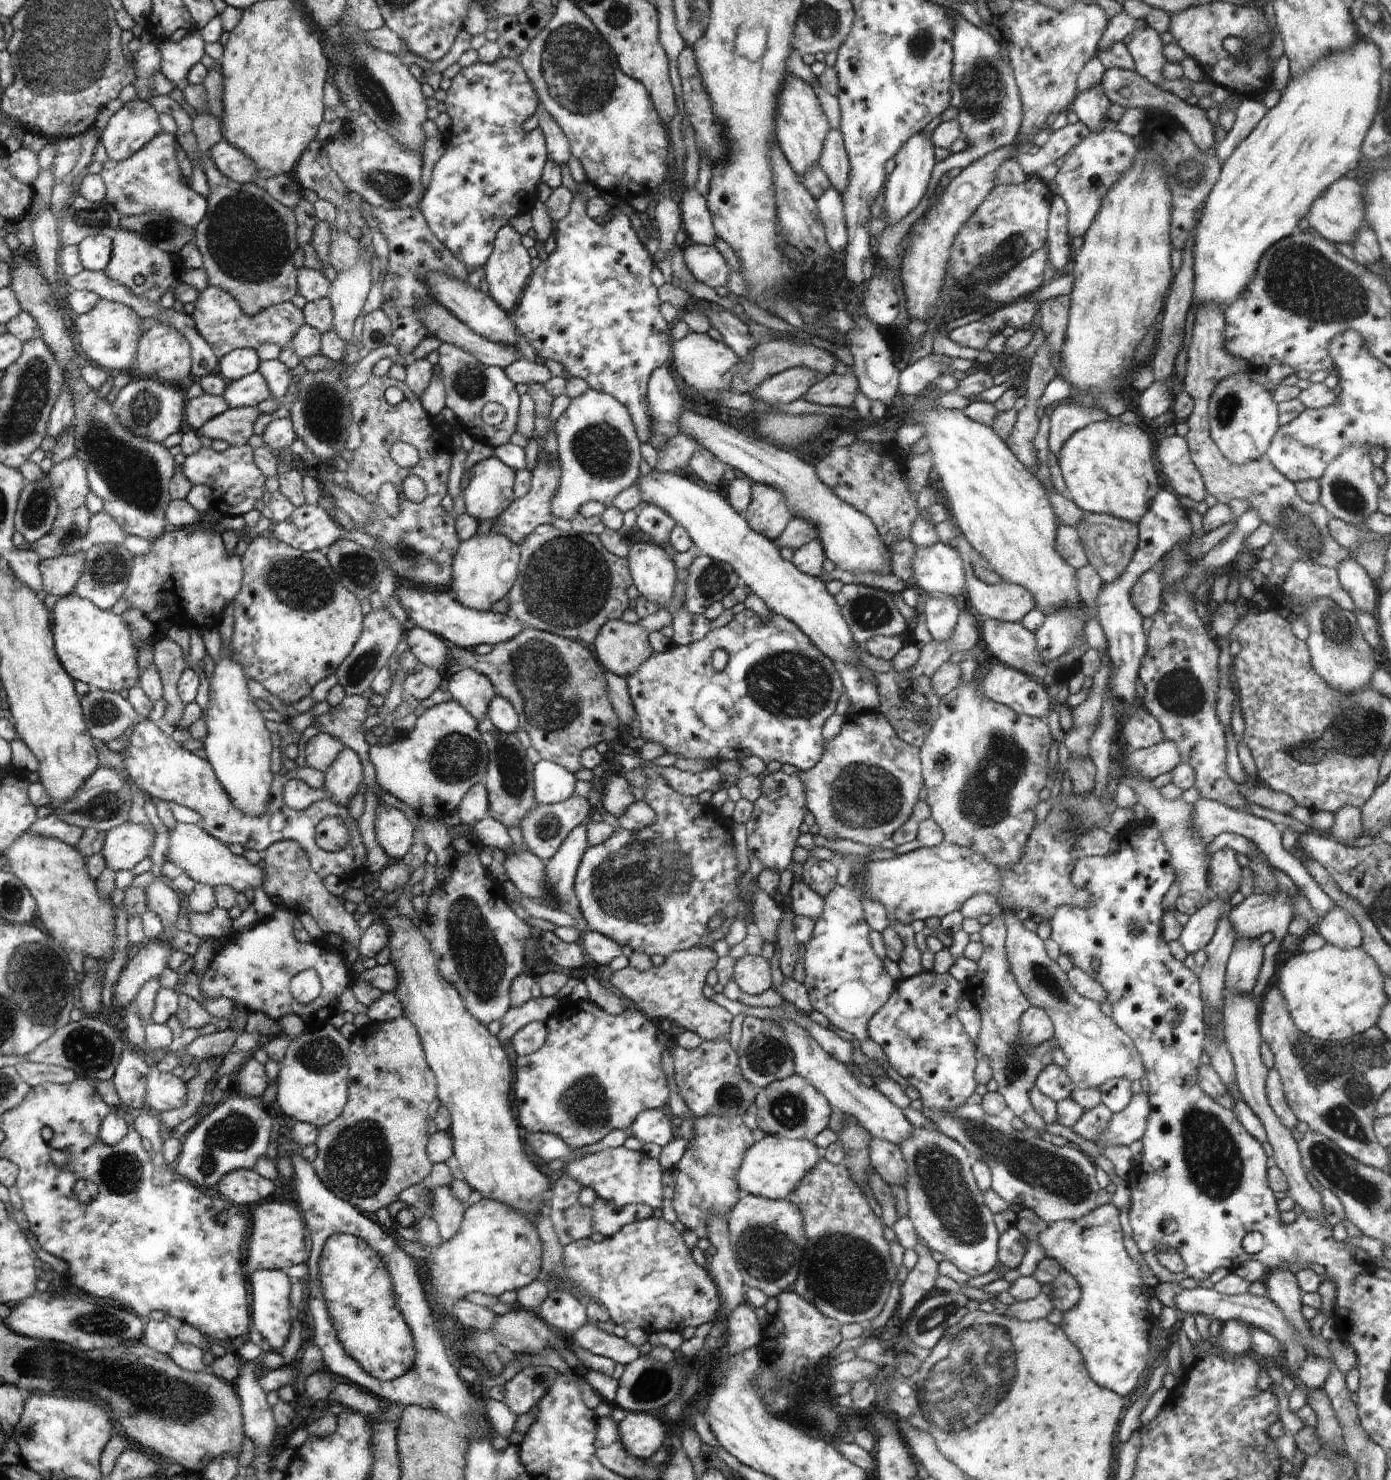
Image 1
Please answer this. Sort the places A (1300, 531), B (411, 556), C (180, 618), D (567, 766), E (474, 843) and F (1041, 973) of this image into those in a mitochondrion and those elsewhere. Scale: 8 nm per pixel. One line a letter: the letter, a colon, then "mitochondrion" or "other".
A: mitochondrion
B: mitochondrion
C: other
D: other
E: other
F: mitochondrion

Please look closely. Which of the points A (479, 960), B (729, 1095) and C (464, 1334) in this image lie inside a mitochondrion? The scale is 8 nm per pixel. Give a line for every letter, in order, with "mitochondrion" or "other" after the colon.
A: mitochondrion
B: mitochondrion
C: other

